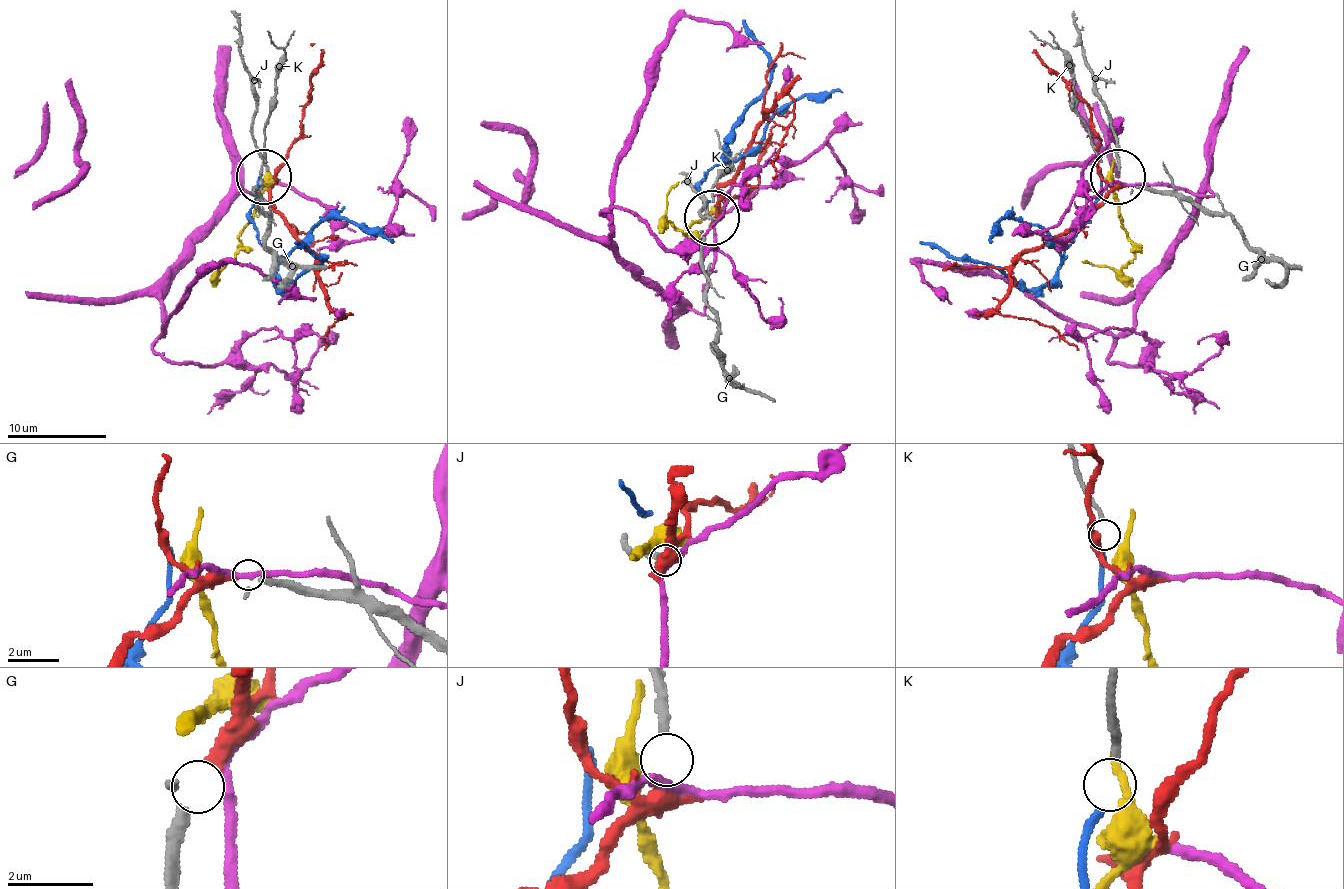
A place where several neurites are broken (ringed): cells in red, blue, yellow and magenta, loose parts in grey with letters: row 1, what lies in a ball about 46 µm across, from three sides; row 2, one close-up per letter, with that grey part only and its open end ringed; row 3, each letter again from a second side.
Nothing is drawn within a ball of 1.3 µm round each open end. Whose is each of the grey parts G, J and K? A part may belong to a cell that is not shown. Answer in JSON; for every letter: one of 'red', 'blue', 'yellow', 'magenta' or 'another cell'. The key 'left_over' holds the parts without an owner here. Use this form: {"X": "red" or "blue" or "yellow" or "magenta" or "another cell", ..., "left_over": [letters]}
{"G": "red", "J": "another cell", "K": "blue", "left_over": ["J"]}

